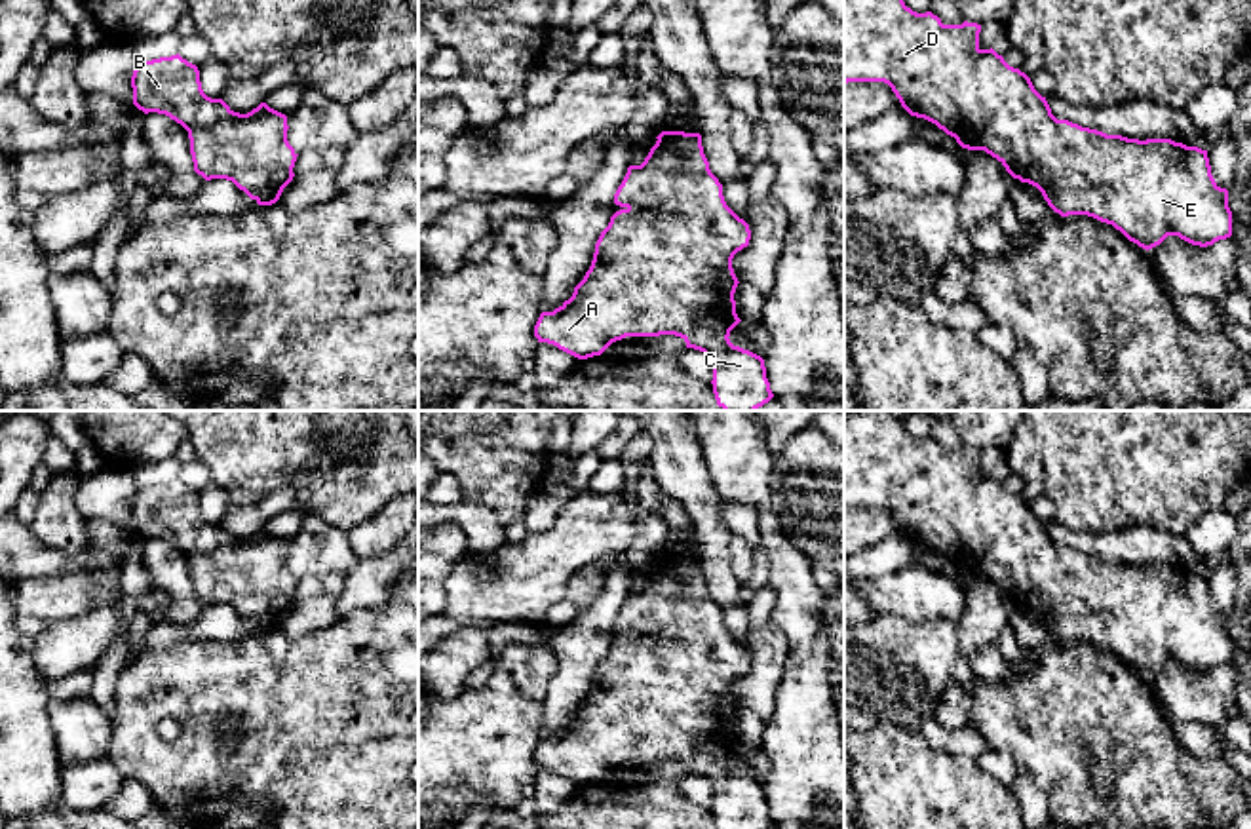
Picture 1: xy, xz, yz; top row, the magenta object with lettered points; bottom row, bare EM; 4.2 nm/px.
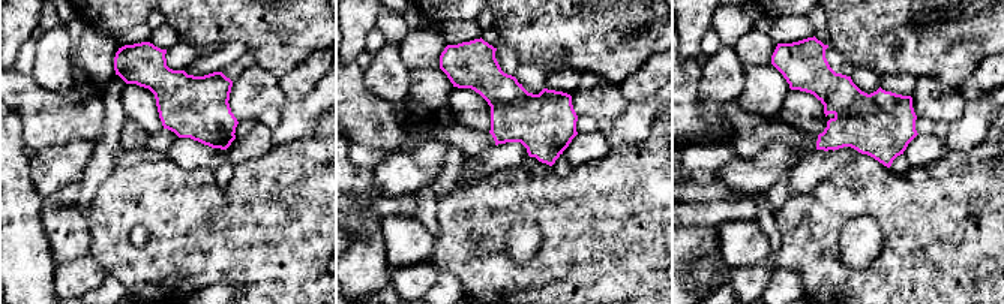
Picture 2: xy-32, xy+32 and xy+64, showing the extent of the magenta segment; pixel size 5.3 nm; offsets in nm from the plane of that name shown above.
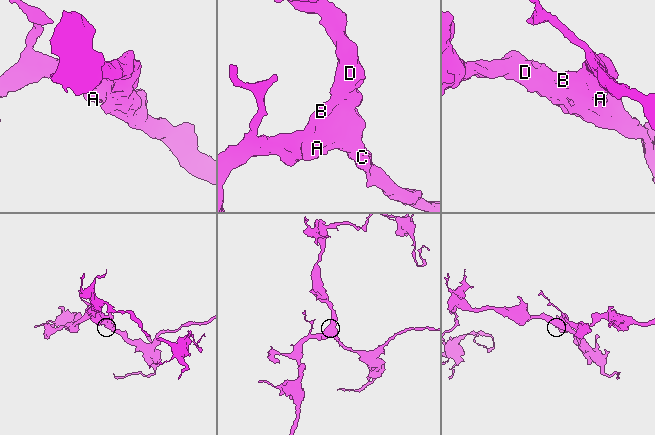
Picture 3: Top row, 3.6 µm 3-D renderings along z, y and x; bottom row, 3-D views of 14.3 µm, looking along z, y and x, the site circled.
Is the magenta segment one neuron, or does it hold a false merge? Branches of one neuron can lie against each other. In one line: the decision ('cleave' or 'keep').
keep

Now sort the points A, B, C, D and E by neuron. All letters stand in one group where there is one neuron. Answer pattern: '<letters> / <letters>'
A B C D E

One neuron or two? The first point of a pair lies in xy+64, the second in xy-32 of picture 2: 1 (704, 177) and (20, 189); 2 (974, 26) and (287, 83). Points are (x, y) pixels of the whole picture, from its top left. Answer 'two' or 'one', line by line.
1: one
2: two

